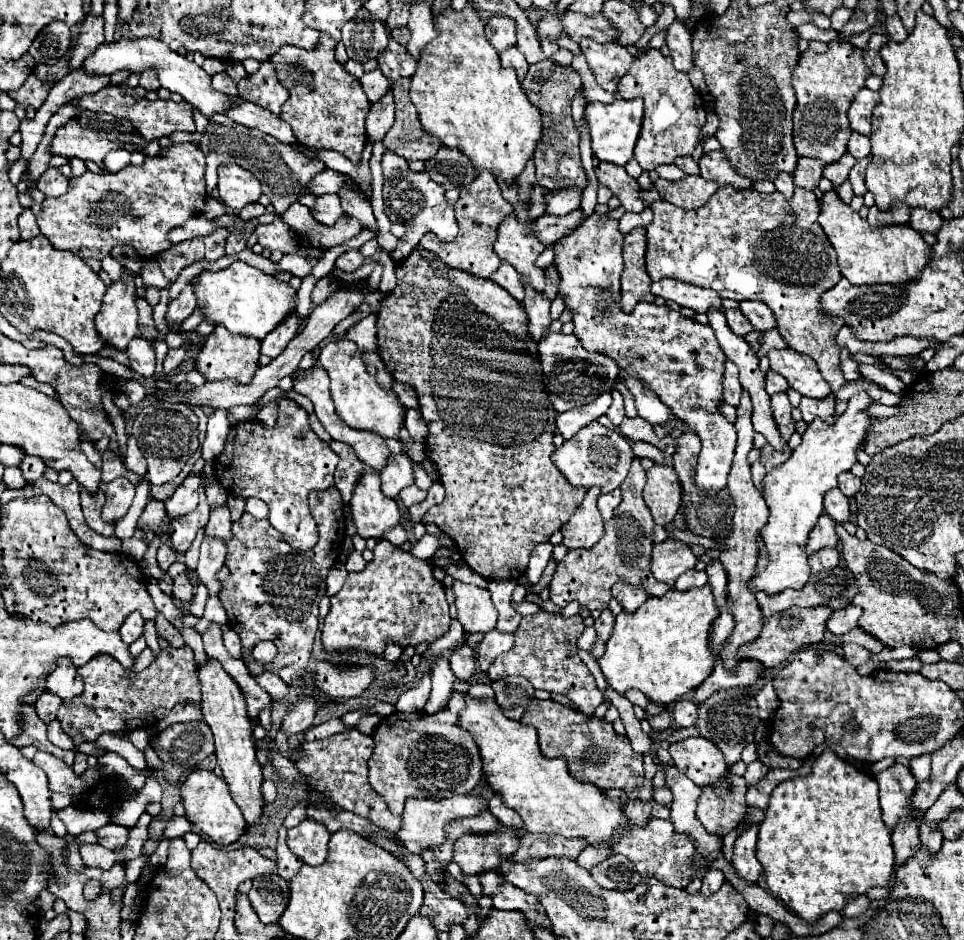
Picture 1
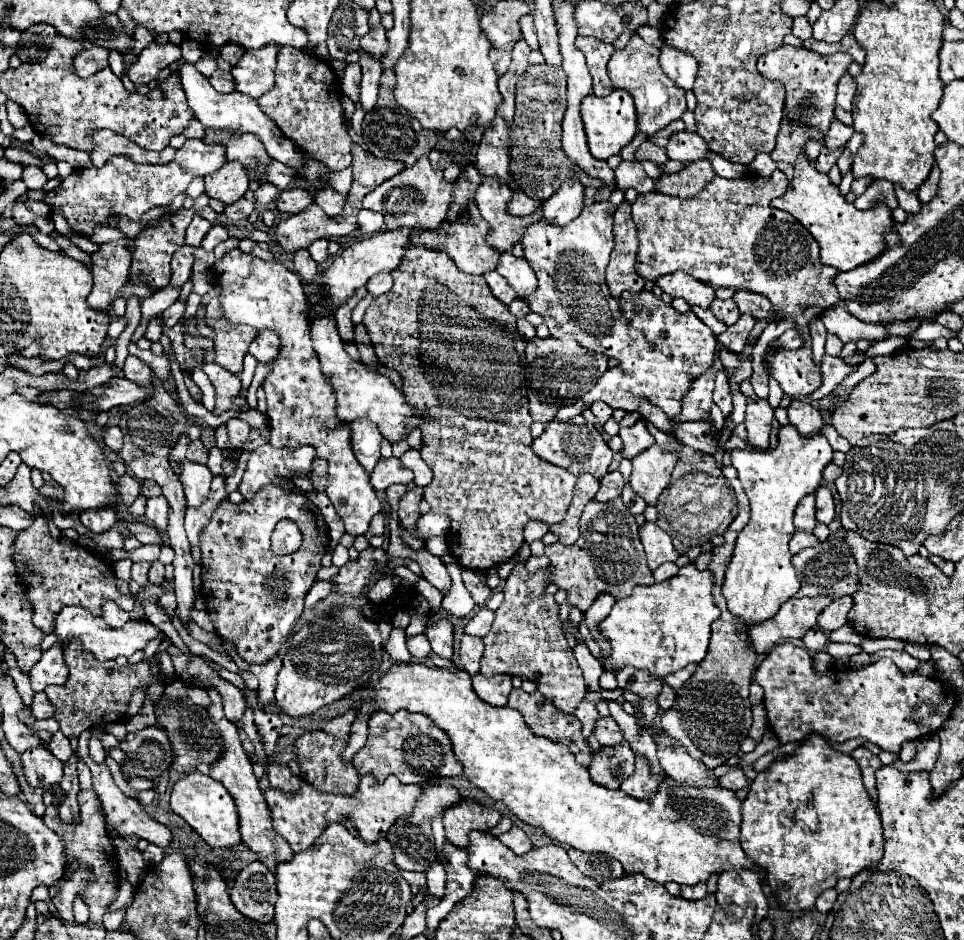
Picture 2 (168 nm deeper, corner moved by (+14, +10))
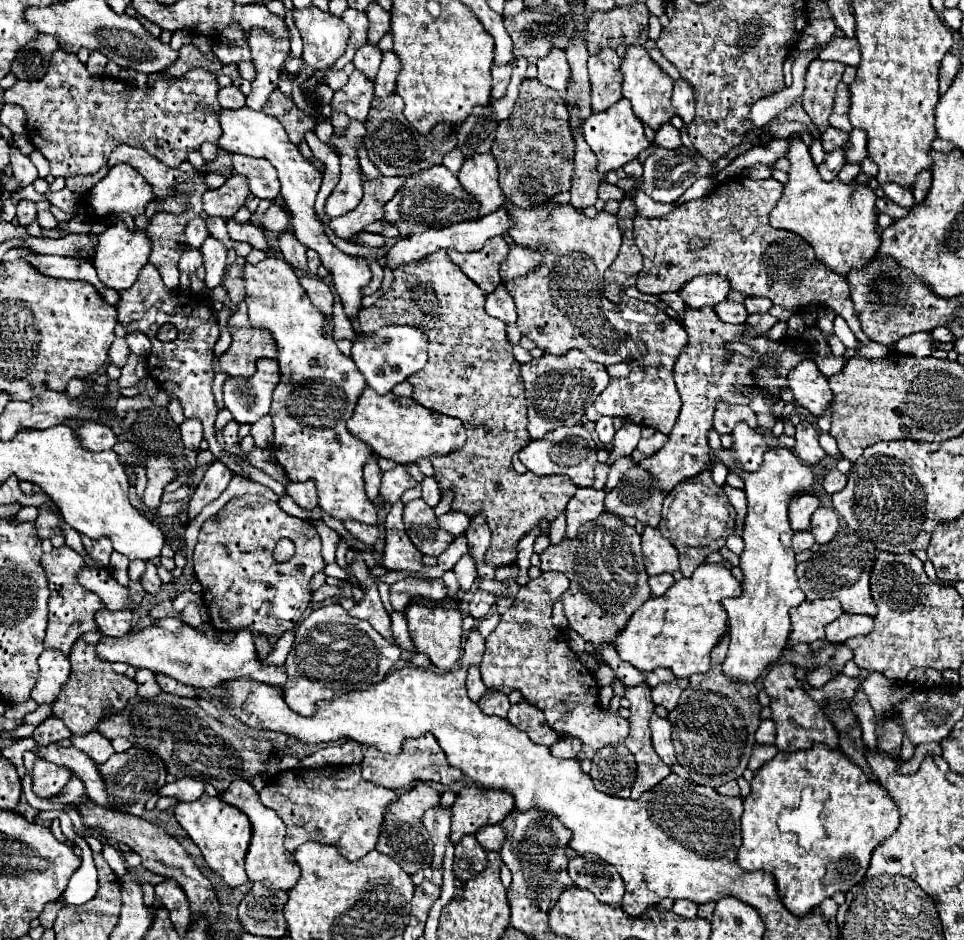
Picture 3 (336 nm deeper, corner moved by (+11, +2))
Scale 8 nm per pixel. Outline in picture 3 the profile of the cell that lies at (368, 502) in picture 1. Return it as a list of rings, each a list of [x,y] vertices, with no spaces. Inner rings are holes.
[[[268,256],[266,260],[258,262],[256,266],[244,264],[244,284],[246,284],[246,304],[248,304],[248,316],[250,324],[254,328],[266,328],[278,344],[280,354],[280,382],[274,390],[274,400],[270,406],[270,416],[274,424],[274,444],[272,452],[278,460],[278,464],[286,470],[288,478],[292,482],[316,482],[318,492],[318,506],[328,512],[330,516],[338,520],[358,520],[362,524],[376,524],[376,508],[368,500],[364,492],[364,480],[362,480],[362,468],[372,452],[368,444],[356,440],[344,426],[346,420],[332,418],[332,428],[316,428],[316,412],[354,412],[356,400],[360,398],[360,392],[368,384],[364,384],[364,376],[360,376],[360,370],[356,364],[352,364],[352,358],[342,354],[336,348],[336,340],[332,336],[324,336],[324,314],[308,300],[308,294],[298,282],[298,276],[288,266],[288,262],[280,256]]]

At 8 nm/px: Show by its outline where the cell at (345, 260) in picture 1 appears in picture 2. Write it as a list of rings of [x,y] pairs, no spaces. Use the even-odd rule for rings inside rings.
[[[321,238],[321,240],[315,240],[311,246],[309,246],[309,252],[313,256],[313,260],[317,264],[323,264],[327,258],[329,258],[329,240],[327,238]]]

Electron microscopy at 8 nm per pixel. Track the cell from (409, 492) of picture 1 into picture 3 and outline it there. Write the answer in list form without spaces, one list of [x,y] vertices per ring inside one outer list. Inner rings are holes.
[[[398,500],[386,522],[384,522],[384,530],[386,530],[386,546],[384,546],[384,554],[382,554],[382,564],[388,570],[422,570],[422,554],[414,548],[414,544],[410,542],[410,538],[404,532],[404,522],[402,522],[402,508],[404,504]]]

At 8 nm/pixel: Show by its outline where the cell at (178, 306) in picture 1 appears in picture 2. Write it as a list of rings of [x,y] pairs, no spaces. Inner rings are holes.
[[[183,246],[173,254],[171,260],[171,286],[181,288],[189,276],[191,276],[191,266],[195,260],[195,248],[193,246]]]

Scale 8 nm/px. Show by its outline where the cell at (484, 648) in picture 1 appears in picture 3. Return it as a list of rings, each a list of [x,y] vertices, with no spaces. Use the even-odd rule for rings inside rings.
[[[472,666],[472,668],[468,670],[466,690],[468,690],[468,698],[474,700],[474,702],[478,702],[478,700],[486,694],[486,686],[484,686],[484,682],[482,682],[482,678],[480,678],[478,666]]]

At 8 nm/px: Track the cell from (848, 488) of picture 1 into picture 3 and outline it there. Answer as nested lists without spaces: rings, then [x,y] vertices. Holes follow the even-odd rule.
[[[832,470],[832,472],[828,472],[826,474],[826,478],[824,478],[824,490],[828,492],[828,494],[834,494],[834,492],[840,492],[844,486],[846,486],[846,474],[842,474],[840,470]]]

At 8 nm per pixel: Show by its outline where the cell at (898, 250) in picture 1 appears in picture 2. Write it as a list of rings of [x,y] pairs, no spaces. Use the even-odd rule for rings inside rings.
[[[803,154],[795,164],[795,176],[789,182],[789,190],[785,196],[771,200],[773,208],[781,208],[795,216],[819,242],[821,248],[821,262],[825,266],[833,266],[839,272],[853,270],[861,264],[875,260],[885,250],[885,234],[893,230],[893,216],[885,204],[877,204],[871,210],[857,210],[849,204],[835,184],[827,178],[827,174],[819,174],[815,164],[807,160]]]

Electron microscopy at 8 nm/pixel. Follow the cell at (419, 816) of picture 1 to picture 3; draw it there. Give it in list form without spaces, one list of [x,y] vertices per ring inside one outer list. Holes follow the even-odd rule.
[[[360,764],[294,768],[268,778],[258,796],[264,806],[272,808],[284,820],[284,846],[288,852],[294,852],[300,844],[310,840],[326,846],[336,846],[348,860],[358,860],[374,850],[386,808],[390,800],[396,798],[396,794],[394,790],[366,782],[360,770]]]

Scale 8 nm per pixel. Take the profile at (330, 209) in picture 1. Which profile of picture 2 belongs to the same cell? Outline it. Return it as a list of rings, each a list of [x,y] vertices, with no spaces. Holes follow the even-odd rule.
[[[287,188],[277,198],[277,210],[289,212],[289,214],[299,214],[311,204],[313,204],[313,196],[305,188]]]

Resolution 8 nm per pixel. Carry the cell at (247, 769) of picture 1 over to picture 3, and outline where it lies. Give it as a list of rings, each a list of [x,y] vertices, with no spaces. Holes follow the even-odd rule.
[[[234,780],[228,790],[224,790],[224,800],[236,808],[240,808],[252,822],[252,842],[246,854],[246,874],[252,882],[262,882],[268,890],[284,890],[288,892],[300,878],[300,868],[294,860],[288,860],[290,854],[284,848],[286,826],[270,808],[260,804],[258,792],[250,786],[248,780]]]

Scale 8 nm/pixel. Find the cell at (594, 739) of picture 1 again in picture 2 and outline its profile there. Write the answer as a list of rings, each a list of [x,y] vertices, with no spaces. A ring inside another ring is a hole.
[[[519,688],[519,690],[513,690],[513,692],[509,694],[509,708],[515,708],[515,710],[519,710],[519,712],[523,714],[525,724],[531,728],[533,734],[545,736],[545,738],[549,738],[549,740],[553,740],[553,742],[561,742],[561,744],[565,744],[567,748],[571,748],[571,754],[577,758],[579,764],[589,766],[589,764],[593,762],[595,752],[591,750],[589,742],[583,738],[583,732],[581,732],[583,724],[577,720],[577,716],[565,714],[565,712],[557,710],[553,704],[549,704],[549,700],[545,700],[545,696],[541,696],[541,692],[527,694],[527,692],[523,692],[521,688]]]

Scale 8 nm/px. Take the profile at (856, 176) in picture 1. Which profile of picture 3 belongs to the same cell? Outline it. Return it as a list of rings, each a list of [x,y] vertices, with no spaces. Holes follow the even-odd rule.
[[[854,128],[850,132],[848,142],[844,144],[844,152],[848,162],[862,162],[868,154],[866,154],[866,132]]]

